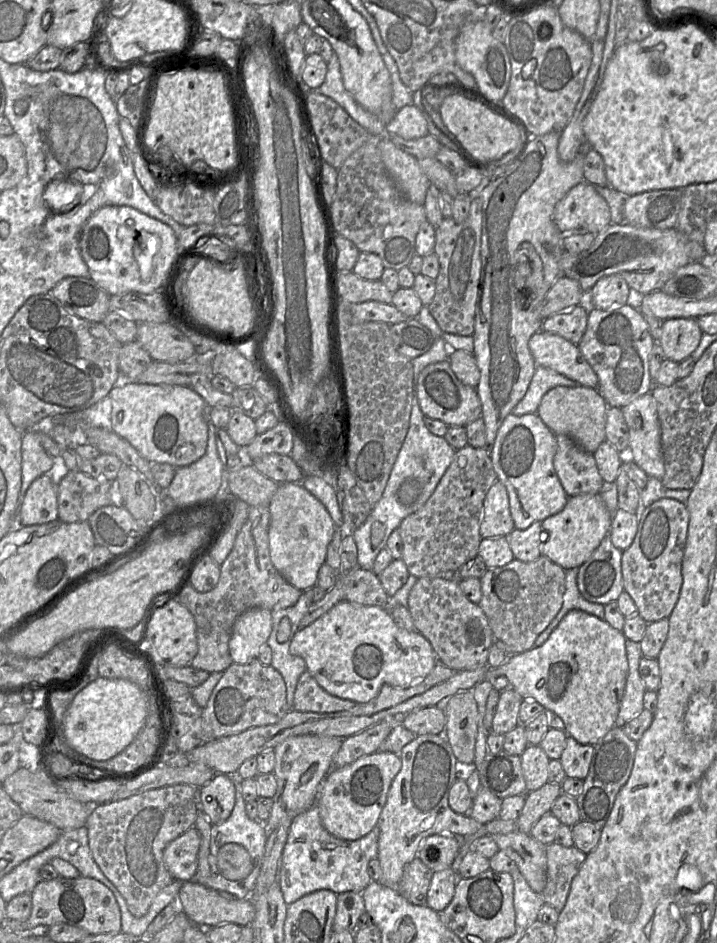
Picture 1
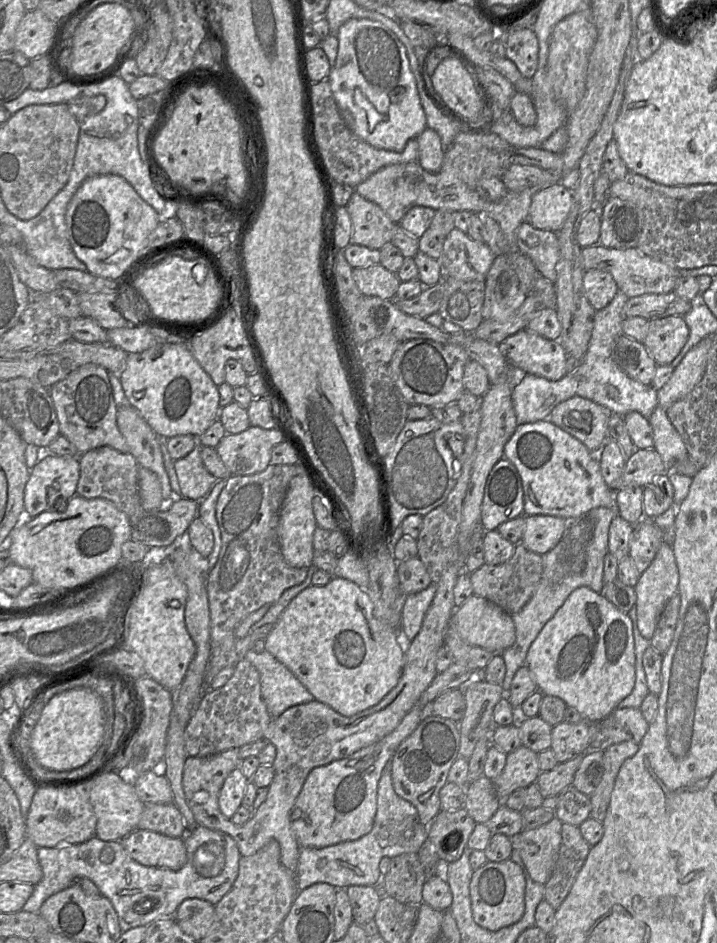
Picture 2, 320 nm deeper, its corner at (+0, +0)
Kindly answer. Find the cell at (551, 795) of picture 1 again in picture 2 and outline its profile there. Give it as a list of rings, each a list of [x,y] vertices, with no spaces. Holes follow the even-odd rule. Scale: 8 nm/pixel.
[[[578,754],[570,760],[558,763],[552,770],[541,771],[535,783],[544,798],[557,796],[571,785],[584,754]]]

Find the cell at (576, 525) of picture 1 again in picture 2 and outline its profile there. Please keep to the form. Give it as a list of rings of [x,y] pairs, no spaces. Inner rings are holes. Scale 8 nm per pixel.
[[[525,515],[524,533],[519,544],[536,554],[543,555],[560,542],[568,522],[550,515]]]

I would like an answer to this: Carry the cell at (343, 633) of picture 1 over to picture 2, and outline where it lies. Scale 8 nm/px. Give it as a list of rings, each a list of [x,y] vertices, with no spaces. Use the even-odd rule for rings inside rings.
[[[335,576],[324,586],[311,584],[290,601],[265,638],[265,649],[297,677],[315,700],[345,717],[378,704],[397,685],[404,667],[405,644],[398,629],[374,616],[366,589]]]

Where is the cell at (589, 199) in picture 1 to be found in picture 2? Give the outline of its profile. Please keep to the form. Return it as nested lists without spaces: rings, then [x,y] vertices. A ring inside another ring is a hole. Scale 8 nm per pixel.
[[[556,182],[537,191],[531,201],[527,221],[535,228],[557,232],[572,206],[573,191]]]

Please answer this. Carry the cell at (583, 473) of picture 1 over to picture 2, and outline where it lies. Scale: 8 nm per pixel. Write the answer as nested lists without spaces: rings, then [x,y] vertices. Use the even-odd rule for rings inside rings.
[[[636,449],[627,459],[624,472],[612,490],[617,492],[630,485],[644,487],[656,476],[665,473],[666,466],[655,449]]]

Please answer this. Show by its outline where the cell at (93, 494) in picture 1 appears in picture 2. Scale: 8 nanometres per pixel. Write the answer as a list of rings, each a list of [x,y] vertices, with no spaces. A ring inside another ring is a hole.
[[[98,447],[79,455],[80,476],[76,493],[84,498],[104,498],[111,501],[128,517],[143,509],[138,494],[139,464],[130,453],[111,447]]]

